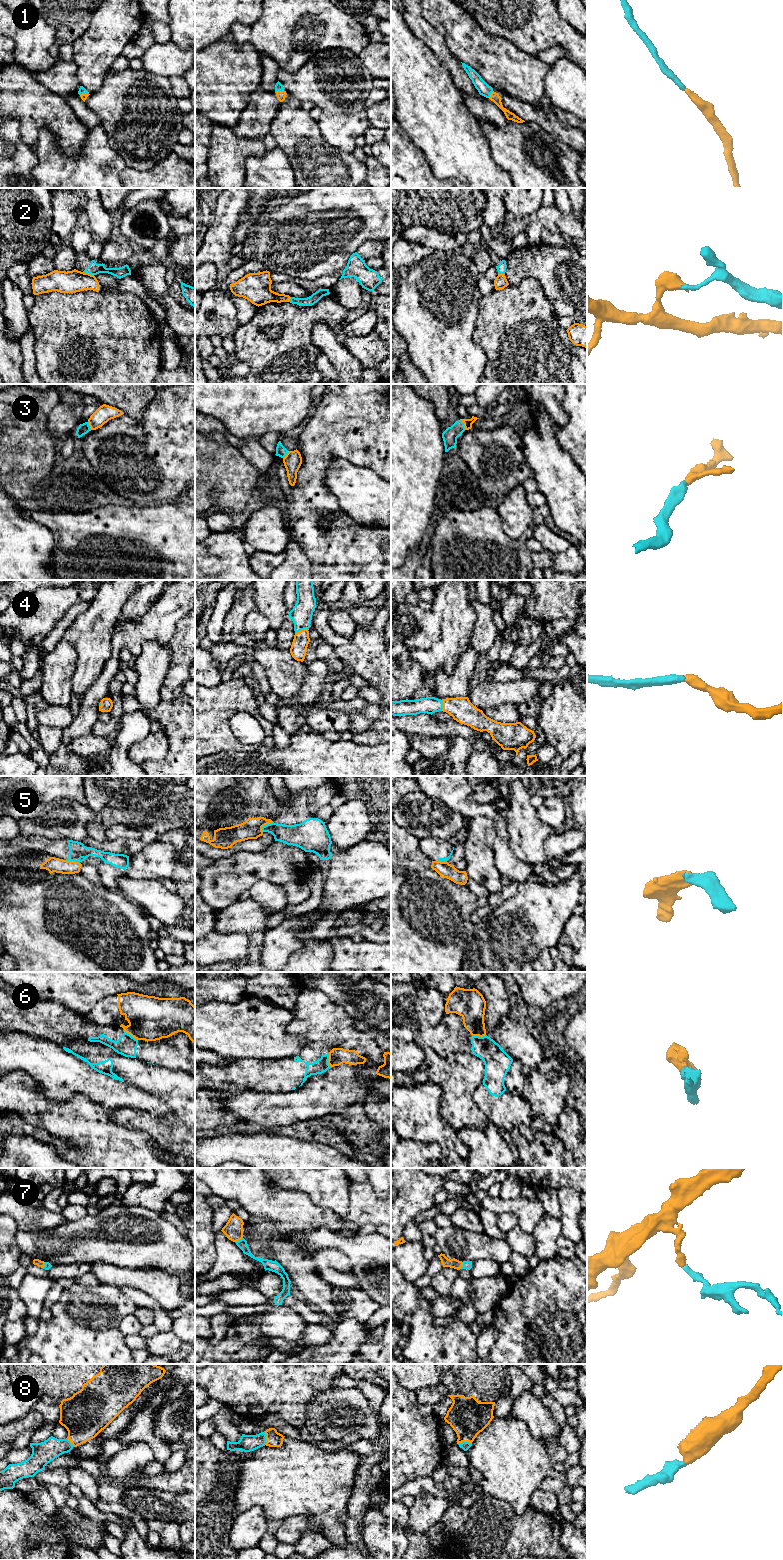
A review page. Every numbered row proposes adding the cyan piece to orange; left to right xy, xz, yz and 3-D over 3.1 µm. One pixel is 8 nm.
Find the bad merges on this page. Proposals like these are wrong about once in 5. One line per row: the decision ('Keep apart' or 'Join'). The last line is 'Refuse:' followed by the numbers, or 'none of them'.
1: Join
2: Keep apart
3: Join
4: Join
5: Keep apart
6: Keep apart
7: Join
8: Join
Refuse: 2, 5, 6

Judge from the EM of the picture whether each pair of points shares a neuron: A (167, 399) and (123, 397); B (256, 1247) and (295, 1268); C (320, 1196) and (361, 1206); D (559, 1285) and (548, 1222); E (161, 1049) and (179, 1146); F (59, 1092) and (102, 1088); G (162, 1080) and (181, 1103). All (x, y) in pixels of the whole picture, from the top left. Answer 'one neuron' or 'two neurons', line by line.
A: two neurons
B: two neurons
C: two neurons
D: two neurons
E: two neurons
F: one neuron
G: one neuron

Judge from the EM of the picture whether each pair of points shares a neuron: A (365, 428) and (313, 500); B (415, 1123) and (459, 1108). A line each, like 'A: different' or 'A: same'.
A: same
B: different

